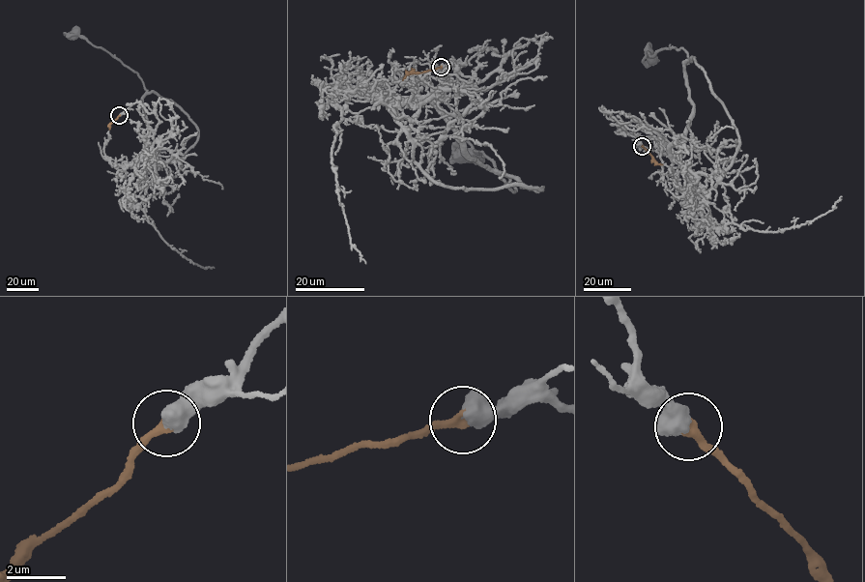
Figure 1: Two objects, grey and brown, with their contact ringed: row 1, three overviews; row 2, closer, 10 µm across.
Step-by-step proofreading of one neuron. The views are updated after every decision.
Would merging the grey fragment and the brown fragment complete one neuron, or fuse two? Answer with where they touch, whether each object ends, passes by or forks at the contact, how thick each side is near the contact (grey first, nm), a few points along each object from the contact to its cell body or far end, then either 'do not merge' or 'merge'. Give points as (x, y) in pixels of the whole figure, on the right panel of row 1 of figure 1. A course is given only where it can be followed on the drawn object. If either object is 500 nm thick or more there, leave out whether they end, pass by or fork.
at (642, 146); 650 nm thick on the grey side, 320 nm on the other; grey runs (642, 146), (618, 125), (648, 131), (678, 158), (693, 107), (684, 69), (685, 50), (648, 53); brown runs (642, 146), (653, 160), (662, 164); merge

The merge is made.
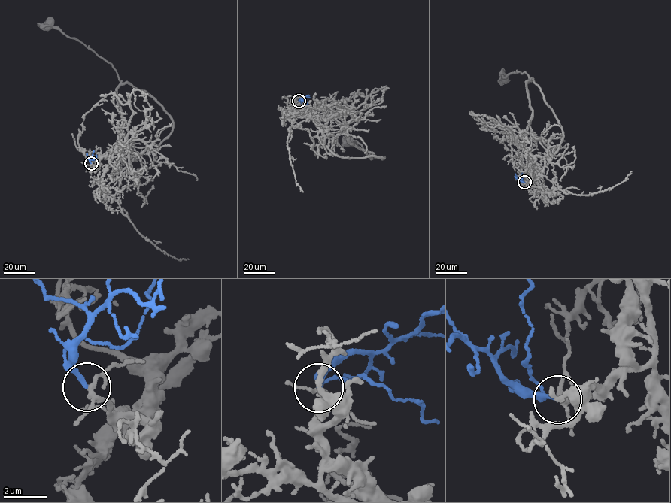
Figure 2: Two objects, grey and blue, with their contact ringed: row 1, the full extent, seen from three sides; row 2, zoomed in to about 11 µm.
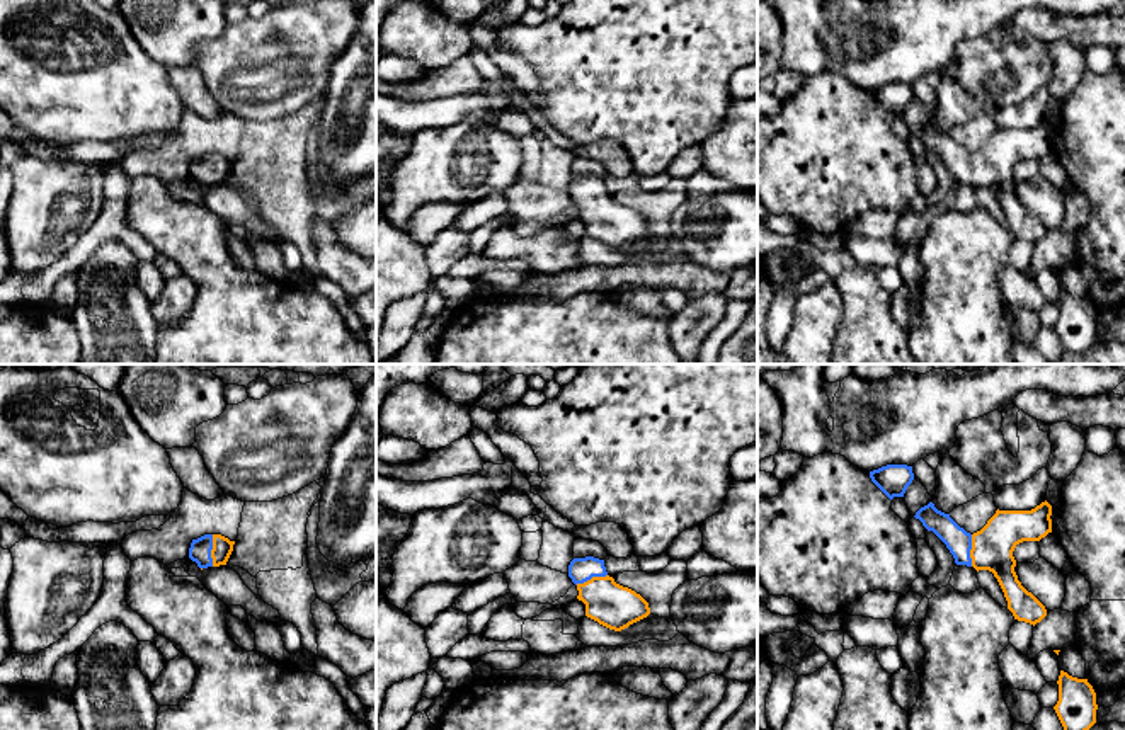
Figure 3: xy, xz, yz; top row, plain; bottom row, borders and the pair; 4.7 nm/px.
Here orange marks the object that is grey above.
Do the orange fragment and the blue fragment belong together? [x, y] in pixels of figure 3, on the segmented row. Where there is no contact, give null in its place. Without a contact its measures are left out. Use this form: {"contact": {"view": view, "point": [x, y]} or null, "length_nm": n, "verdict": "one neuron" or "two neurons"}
{"contact": {"view": "xy", "point": [211, 550]}, "length_nm": 150, "verdict": "one neuron"}

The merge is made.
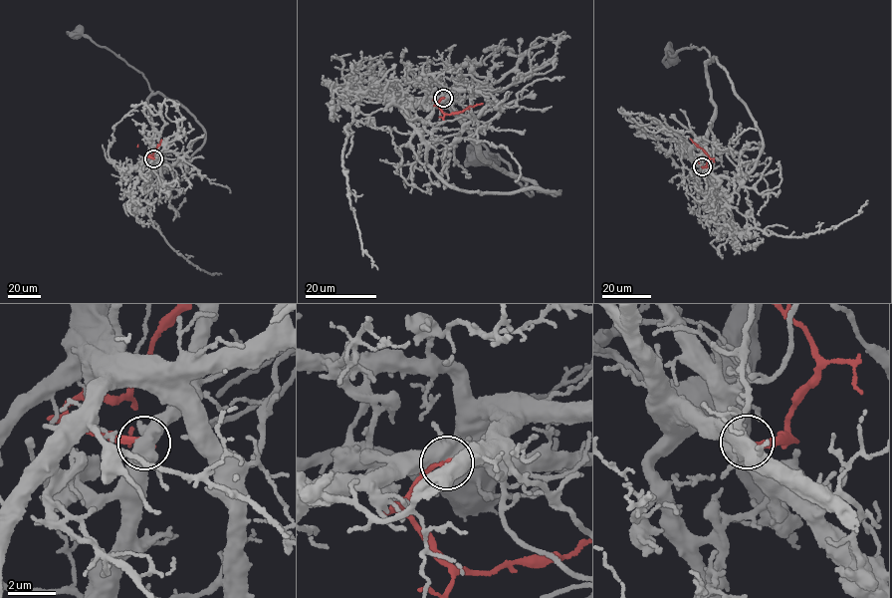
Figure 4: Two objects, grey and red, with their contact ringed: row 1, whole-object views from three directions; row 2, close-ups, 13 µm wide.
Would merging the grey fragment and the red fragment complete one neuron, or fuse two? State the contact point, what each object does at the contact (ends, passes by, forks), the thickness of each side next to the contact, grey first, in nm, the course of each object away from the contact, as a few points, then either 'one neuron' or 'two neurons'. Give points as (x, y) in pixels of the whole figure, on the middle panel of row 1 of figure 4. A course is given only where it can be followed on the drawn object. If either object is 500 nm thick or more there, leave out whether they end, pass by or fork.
at (443, 98); 550 nm thick on the grey side, 320 nm on the other; grey runs (443, 98), (458, 94), (451, 91), (450, 103), (482, 159), (521, 178), (530, 196), (509, 163), (486, 157); red runs (443, 98), (436, 106), (445, 114), (482, 104); one neuron

